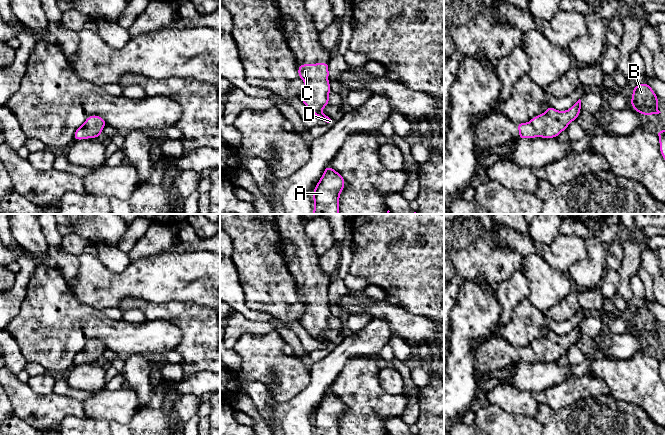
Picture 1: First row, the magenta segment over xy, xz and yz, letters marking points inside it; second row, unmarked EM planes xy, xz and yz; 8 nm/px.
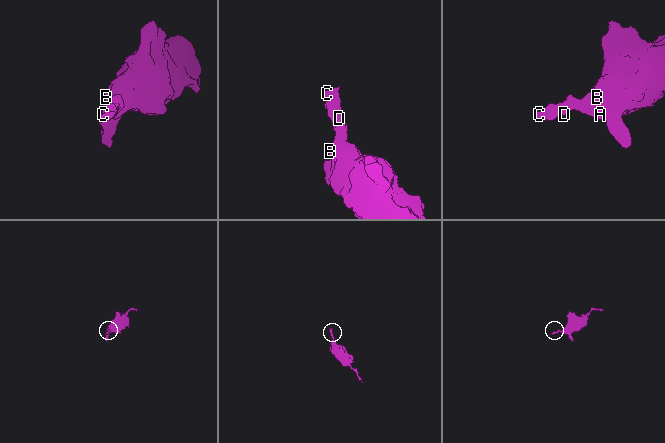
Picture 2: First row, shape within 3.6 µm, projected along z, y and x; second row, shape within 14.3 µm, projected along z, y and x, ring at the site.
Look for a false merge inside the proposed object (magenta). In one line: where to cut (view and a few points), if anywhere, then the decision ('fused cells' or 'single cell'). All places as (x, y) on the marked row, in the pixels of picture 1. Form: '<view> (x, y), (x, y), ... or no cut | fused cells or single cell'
no cut | single cell

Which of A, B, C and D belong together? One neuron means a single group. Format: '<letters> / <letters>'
A B C D

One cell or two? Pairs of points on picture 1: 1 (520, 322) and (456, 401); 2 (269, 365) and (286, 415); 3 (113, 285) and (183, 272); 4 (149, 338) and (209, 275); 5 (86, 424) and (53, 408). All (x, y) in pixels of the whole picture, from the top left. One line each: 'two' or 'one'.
1: two
2: two
3: one
4: two
5: two

